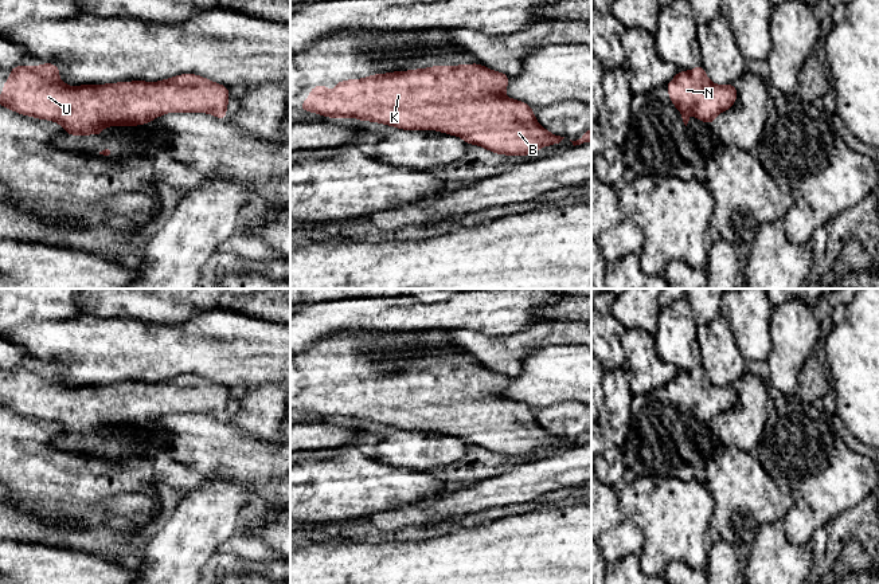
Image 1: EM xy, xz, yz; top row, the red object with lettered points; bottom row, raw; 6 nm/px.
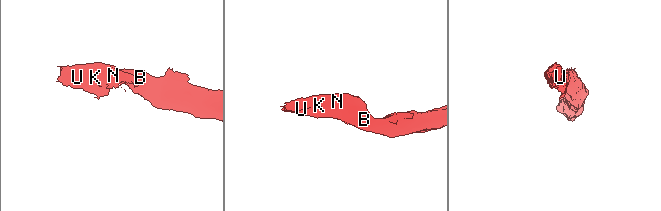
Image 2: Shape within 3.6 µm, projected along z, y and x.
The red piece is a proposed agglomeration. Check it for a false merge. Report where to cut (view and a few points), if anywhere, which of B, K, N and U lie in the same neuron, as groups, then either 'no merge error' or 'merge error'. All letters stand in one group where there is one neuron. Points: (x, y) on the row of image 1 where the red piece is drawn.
cut none; groups B K N U; no merge error

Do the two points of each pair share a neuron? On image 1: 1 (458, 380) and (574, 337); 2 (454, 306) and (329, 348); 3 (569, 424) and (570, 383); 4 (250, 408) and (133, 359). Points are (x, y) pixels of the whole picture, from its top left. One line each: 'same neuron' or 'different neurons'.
1: different neurons
2: different neurons
3: different neurons
4: different neurons

